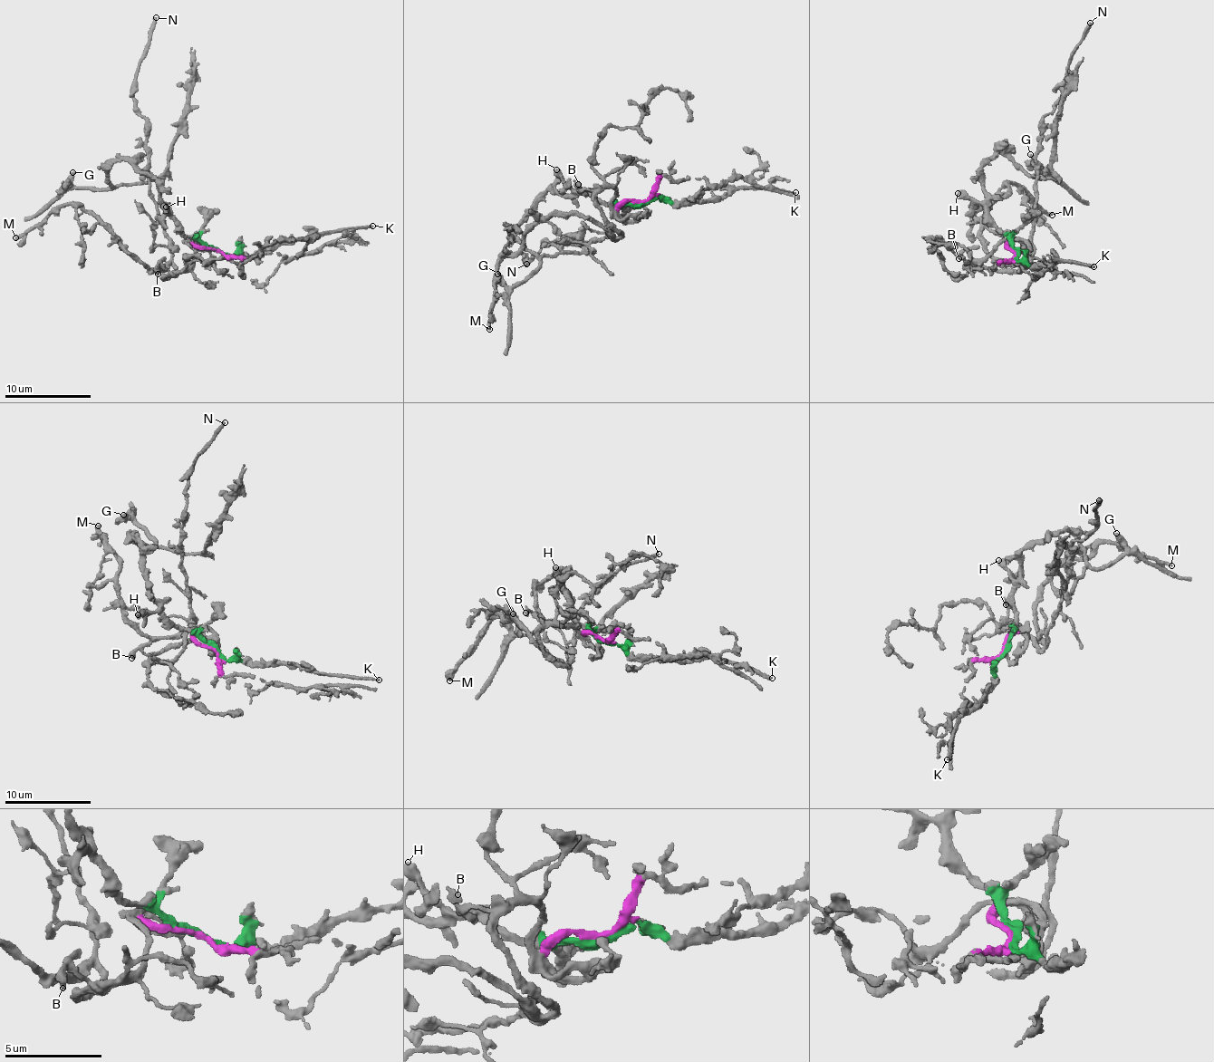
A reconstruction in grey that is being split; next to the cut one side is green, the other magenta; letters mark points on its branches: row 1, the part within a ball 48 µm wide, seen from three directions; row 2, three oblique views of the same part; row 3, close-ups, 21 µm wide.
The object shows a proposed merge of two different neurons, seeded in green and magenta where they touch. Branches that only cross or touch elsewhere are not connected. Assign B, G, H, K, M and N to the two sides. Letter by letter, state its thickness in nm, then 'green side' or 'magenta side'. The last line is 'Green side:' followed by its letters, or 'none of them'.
B: calibre 400 nm; magenta side
G: calibre 360 nm; green side
H: calibre 550 nm; green side
K: calibre 240 nm; green side
M: calibre 280 nm; magenta side
N: calibre 260 nm; magenta side
Green side: G, H, K

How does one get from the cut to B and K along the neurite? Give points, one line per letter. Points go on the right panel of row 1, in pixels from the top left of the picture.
B: (1016, 254), (1006, 246), (1008, 240), (1000, 241), (992, 252), (980, 260), (971, 258), (966, 251), (958, 259)
K: (1016, 254), (1016, 260), (1037, 269), (1056, 264), (1057, 259), (1093, 265)

